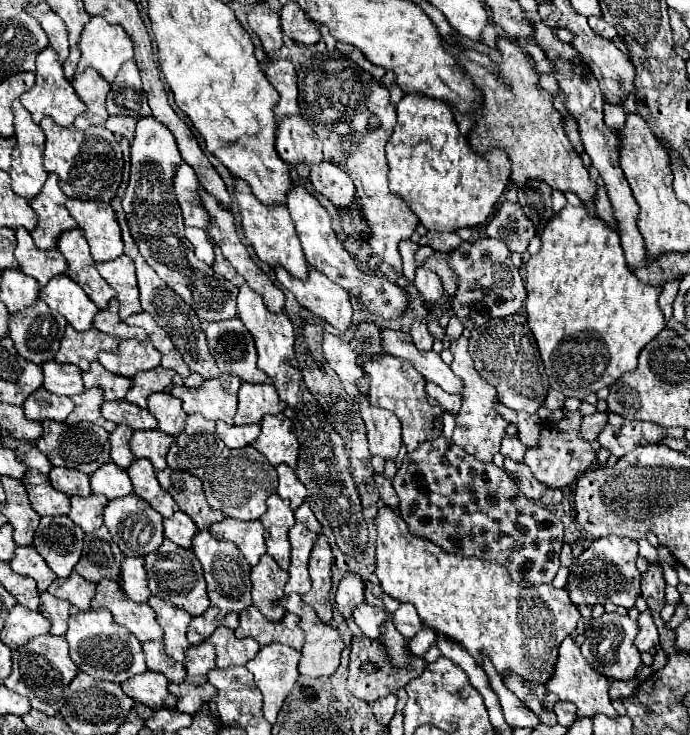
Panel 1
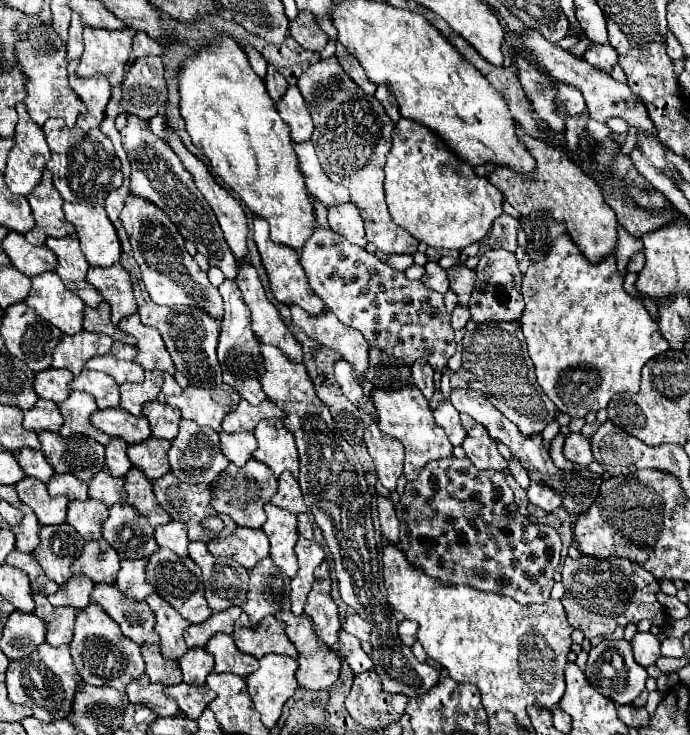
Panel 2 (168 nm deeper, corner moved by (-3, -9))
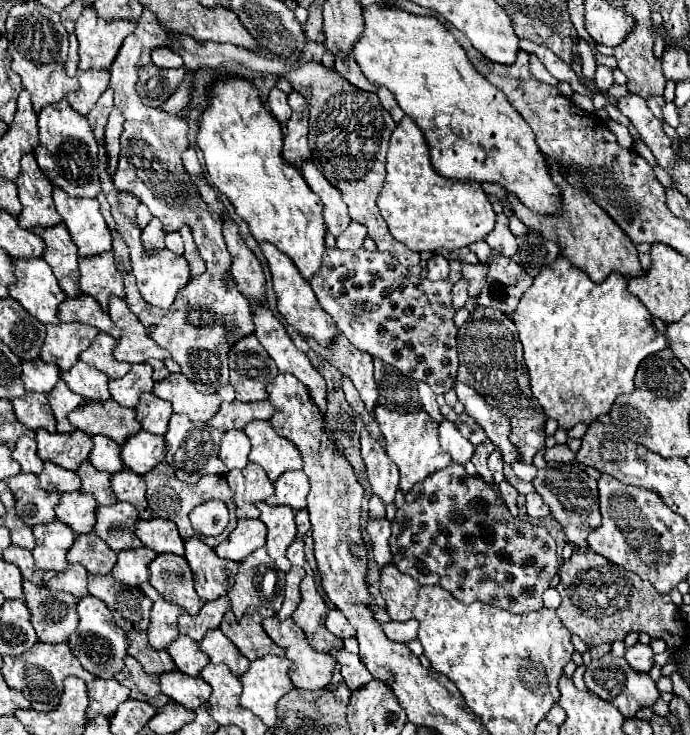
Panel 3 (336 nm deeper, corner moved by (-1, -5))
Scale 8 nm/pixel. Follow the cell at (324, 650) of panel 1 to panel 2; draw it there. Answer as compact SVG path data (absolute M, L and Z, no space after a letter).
M281 612L281 614L277 614L277 618L281 622L285 622L285 634L287 634L287 638L293 642L293 646L299 652L299 656L297 656L299 668L297 668L297 674L295 674L299 686L309 688L309 690L325 690L325 688L329 688L339 678L341 658L337 656L337 652L333 652L329 646L325 646L321 642L321 638L315 634L315 630L311 626L311 618L307 614L293 616L291 612Z

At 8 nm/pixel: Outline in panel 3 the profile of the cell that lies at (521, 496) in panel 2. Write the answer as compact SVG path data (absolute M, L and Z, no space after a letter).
M503 480L501 484L499 484L499 490L501 490L501 494L503 494L503 500L505 500L505 504L509 506L509 510L511 510L511 514L513 516L519 516L519 510L517 510L517 496L519 496L519 492L507 482L507 480Z

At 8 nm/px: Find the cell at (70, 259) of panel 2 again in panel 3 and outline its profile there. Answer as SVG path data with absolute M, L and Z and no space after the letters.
M57 224L49 230L41 228L35 230L35 234L39 234L45 244L47 250L43 254L43 260L51 266L53 274L57 276L59 284L63 286L63 292L71 298L77 298L81 294L79 288L79 254L77 254L77 246L73 244L69 230L65 224Z

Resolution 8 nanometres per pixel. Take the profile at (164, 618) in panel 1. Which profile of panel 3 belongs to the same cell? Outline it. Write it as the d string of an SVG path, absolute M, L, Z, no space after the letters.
M149 582L141 586L141 592L153 600L151 608L151 626L147 630L149 644L157 650L165 650L179 636L177 618L183 614L181 606L167 602Z

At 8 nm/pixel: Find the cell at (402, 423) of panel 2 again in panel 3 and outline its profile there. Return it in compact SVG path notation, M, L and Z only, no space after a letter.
M379 404L375 408L375 418L379 422L383 436L385 436L387 454L399 466L399 472L401 472L399 486L401 486L403 492L411 490L413 484L421 482L431 472L449 466L449 462L451 462L449 452L443 452L441 446L439 446L437 422L423 408L411 410L411 412L395 412L395 410L387 410L385 406Z

